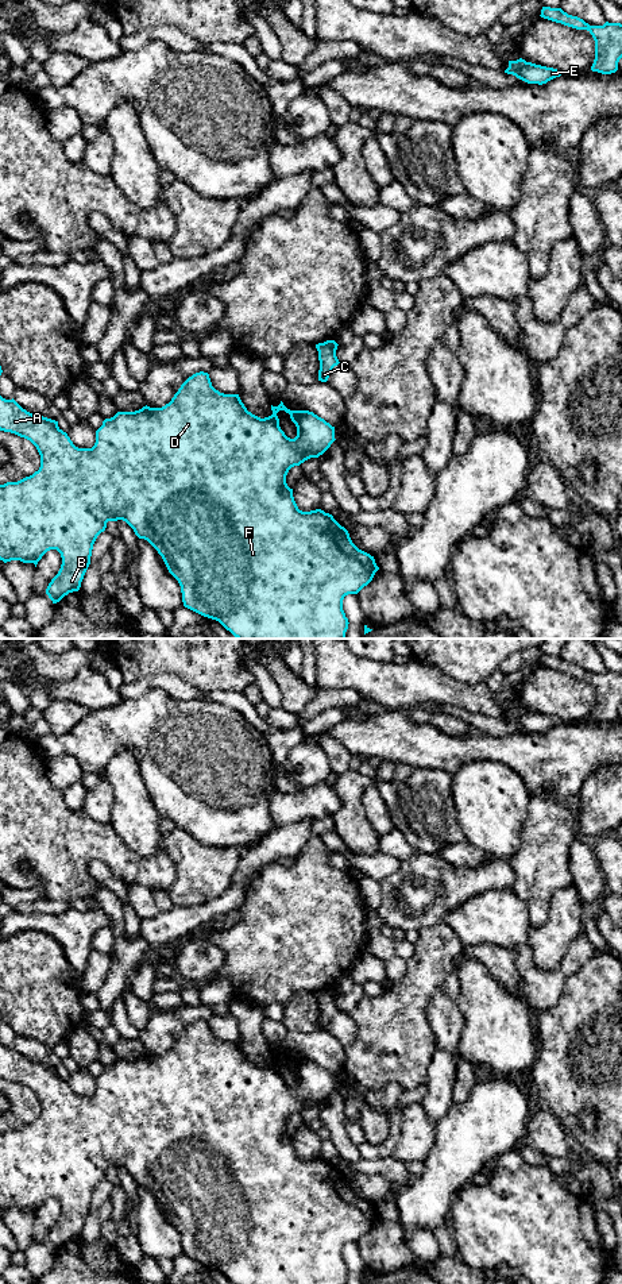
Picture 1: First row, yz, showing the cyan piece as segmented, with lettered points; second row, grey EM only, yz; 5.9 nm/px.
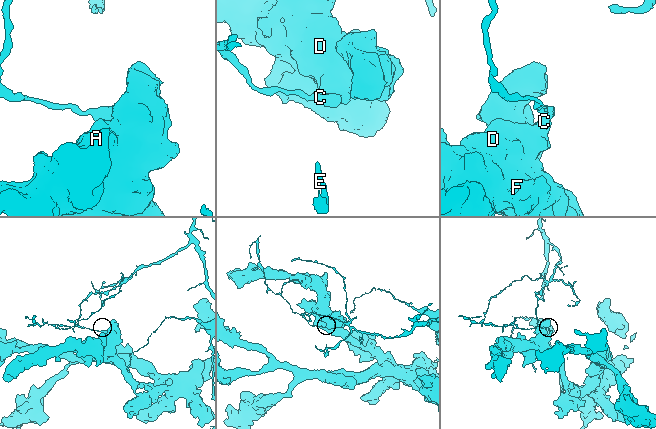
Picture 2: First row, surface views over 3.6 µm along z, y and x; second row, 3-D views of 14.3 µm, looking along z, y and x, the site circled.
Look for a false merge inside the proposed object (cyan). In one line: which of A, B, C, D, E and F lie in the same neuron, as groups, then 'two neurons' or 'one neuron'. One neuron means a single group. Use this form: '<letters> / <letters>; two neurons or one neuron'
A B C D F / E; two neurons

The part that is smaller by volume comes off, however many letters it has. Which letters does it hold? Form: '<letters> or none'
E

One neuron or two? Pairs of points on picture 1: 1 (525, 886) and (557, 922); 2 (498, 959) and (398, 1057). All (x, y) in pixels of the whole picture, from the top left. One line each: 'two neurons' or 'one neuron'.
1: one neuron
2: two neurons

